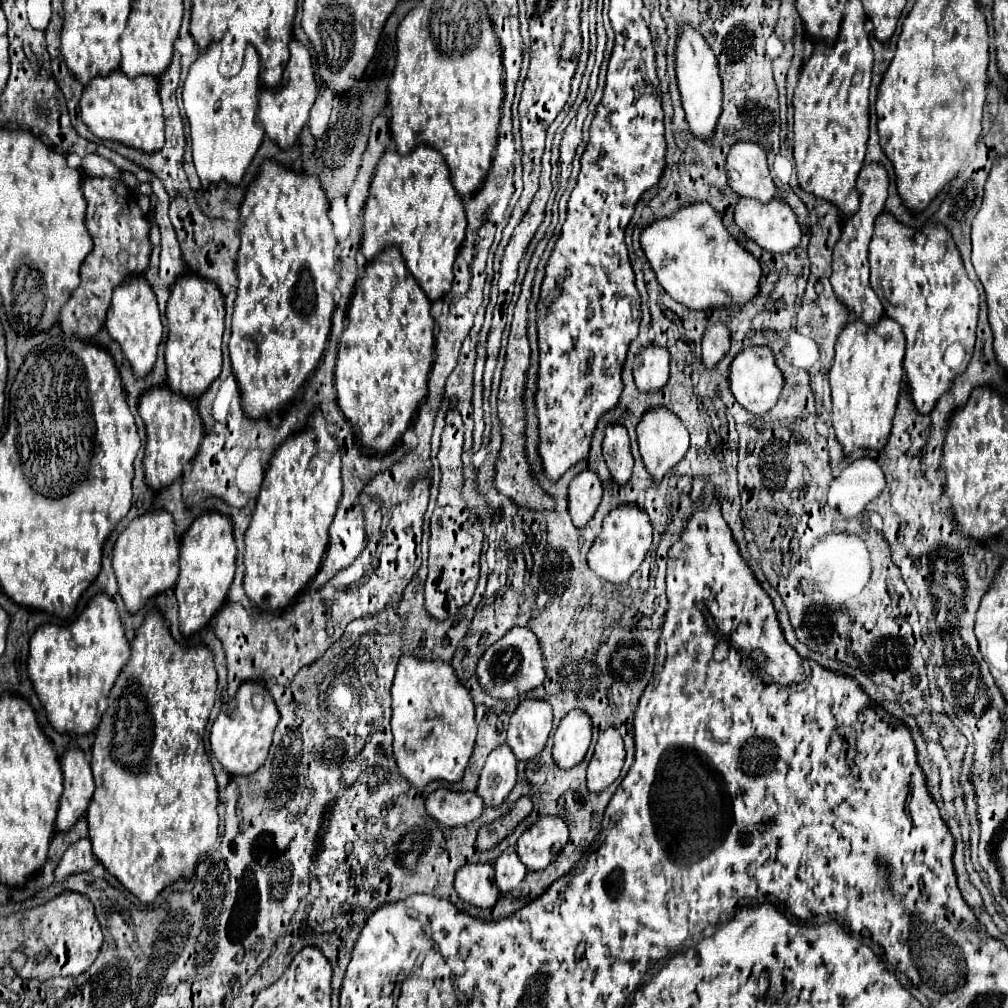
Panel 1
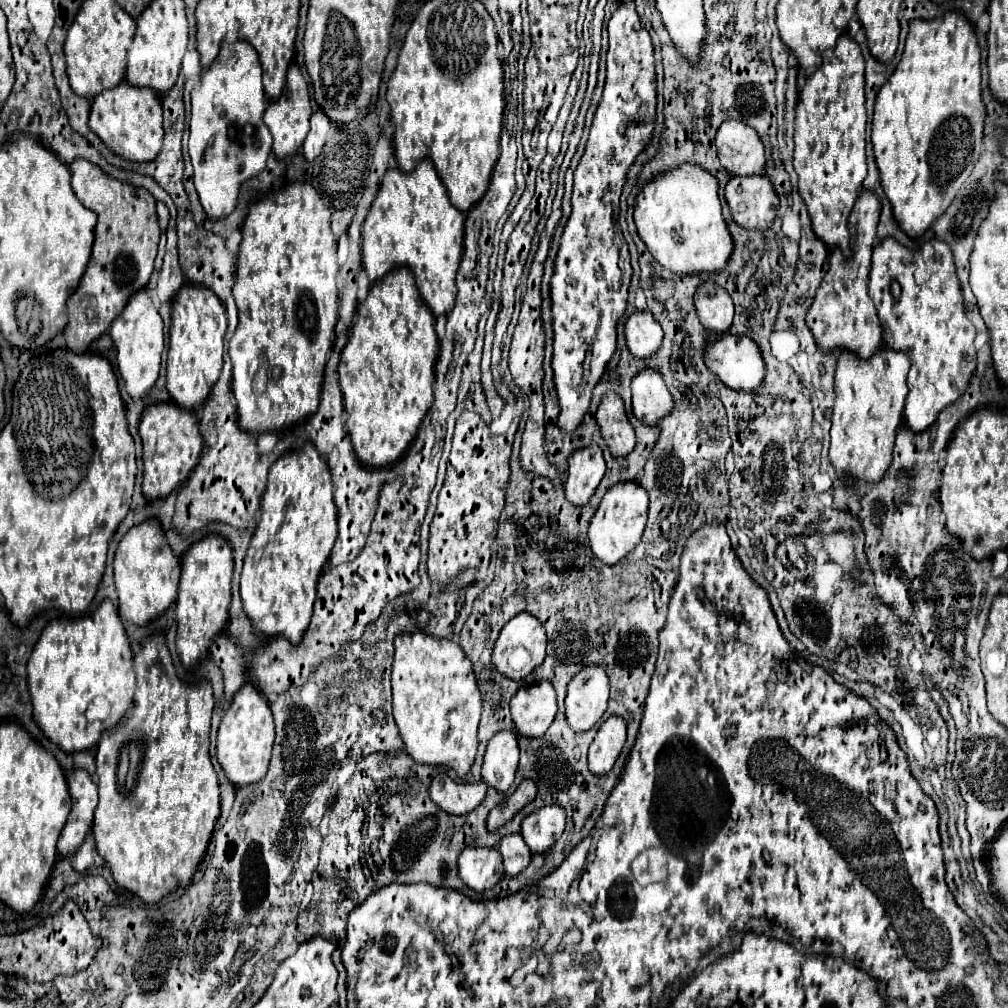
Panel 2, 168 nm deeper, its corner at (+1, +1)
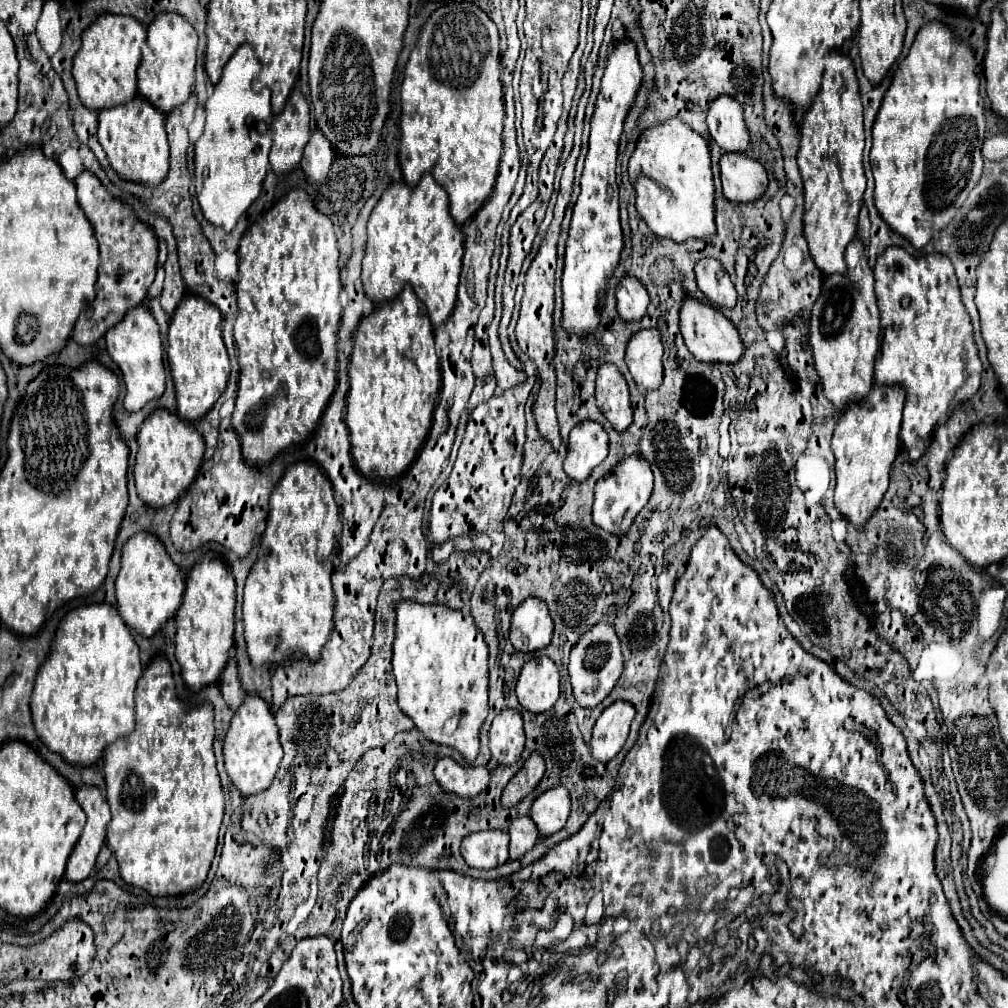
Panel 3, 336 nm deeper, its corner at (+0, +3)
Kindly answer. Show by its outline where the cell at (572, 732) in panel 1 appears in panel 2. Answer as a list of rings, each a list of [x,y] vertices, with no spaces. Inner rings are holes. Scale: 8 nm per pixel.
[[[588,664],[570,680],[566,692],[566,718],[574,732],[590,730],[608,708],[610,680],[600,664]]]

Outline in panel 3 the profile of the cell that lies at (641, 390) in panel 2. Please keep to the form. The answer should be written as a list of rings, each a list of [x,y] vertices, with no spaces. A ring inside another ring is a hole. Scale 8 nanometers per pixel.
[[[653,328],[637,332],[627,344],[627,368],[641,392],[657,390],[663,382],[663,346]]]

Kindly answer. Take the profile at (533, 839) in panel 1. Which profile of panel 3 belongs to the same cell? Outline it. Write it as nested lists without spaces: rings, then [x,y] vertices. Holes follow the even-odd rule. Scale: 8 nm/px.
[[[551,788],[543,792],[531,806],[531,820],[537,822],[539,836],[551,836],[561,830],[569,818],[571,800],[565,788]]]

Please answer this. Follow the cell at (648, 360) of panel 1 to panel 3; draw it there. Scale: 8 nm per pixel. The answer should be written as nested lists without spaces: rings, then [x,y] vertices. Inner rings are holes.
[[[625,276],[623,282],[617,286],[617,312],[627,322],[641,322],[647,316],[649,308],[649,294],[643,284],[633,278]]]

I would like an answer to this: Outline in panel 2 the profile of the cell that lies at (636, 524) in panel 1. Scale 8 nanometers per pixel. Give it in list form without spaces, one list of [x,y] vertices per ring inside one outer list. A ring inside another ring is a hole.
[[[618,482],[614,484],[602,498],[596,514],[590,520],[588,538],[590,548],[596,558],[600,558],[604,564],[614,566],[620,562],[626,554],[632,552],[632,546],[640,542],[644,526],[648,520],[648,494],[638,482]]]

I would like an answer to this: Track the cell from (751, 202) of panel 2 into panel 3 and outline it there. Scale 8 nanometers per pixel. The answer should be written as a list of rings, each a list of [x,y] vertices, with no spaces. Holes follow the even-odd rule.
[[[723,154],[721,162],[723,196],[733,204],[753,204],[769,186],[765,168],[747,154]]]

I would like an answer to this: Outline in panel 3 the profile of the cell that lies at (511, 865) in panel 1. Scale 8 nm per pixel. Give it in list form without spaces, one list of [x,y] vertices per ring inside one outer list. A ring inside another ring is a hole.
[[[529,816],[515,818],[507,832],[509,832],[509,854],[511,854],[511,860],[517,860],[517,858],[525,856],[527,852],[531,852],[535,842],[537,842],[537,838],[539,838],[537,826],[535,826],[535,822]]]

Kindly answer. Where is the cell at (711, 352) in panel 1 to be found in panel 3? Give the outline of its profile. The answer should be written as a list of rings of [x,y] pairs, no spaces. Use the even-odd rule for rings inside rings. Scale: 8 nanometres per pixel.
[[[705,258],[695,264],[697,286],[715,308],[733,308],[737,302],[735,286],[719,260]]]

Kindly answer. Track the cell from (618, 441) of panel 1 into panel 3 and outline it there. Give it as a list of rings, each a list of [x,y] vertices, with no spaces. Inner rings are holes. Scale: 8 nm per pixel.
[[[601,366],[597,372],[597,406],[617,432],[625,432],[633,422],[629,388],[615,366]]]

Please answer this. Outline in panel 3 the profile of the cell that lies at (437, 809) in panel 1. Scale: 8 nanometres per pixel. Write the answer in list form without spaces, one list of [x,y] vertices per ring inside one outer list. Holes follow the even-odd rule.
[[[441,758],[435,766],[435,778],[443,790],[461,798],[473,798],[487,788],[489,770],[485,766],[463,768],[451,758]]]

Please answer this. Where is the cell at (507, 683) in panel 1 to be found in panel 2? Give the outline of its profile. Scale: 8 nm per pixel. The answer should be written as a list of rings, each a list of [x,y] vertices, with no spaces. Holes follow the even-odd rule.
[[[520,612],[514,618],[510,618],[508,624],[502,628],[502,632],[496,640],[496,646],[494,646],[492,662],[508,678],[520,680],[526,674],[530,674],[536,666],[540,666],[544,662],[544,656],[546,656],[546,630],[544,630],[544,626],[540,626],[540,622],[536,622],[536,618],[532,618],[532,614]]]

